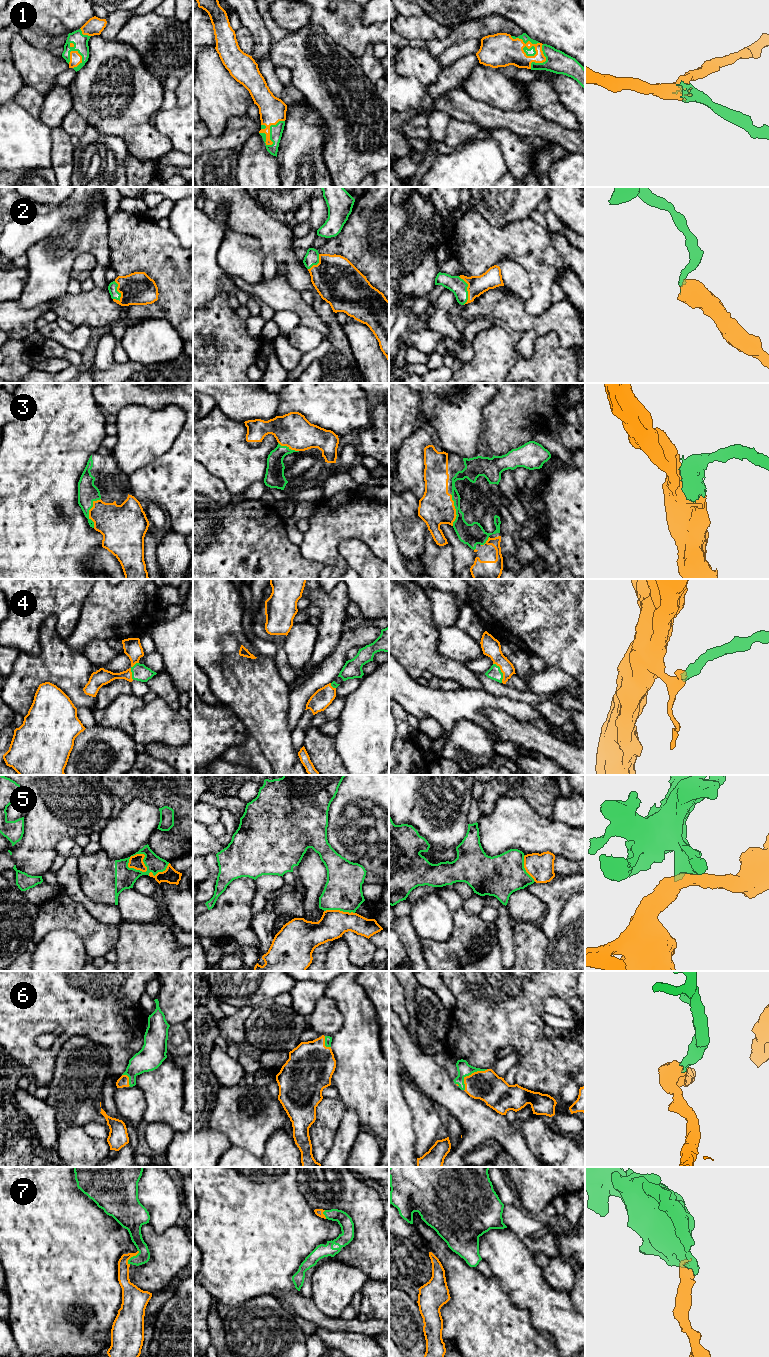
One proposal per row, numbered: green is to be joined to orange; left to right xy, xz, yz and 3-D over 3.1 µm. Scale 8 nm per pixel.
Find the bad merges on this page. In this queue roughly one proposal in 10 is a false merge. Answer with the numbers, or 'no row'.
5

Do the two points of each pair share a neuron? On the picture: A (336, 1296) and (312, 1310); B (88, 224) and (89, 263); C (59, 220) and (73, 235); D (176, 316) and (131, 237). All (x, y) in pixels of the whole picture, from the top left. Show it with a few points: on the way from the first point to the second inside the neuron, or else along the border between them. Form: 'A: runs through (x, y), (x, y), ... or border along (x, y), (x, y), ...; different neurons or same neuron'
A: border along (311, 1298), (315, 1306), (324, 1315), (337, 1318); different neurons
B: border along (96, 256), (82, 251), (75, 258), (71, 267); different neurons
C: border along (85, 215), (67, 220), (44, 238); different neurons
D: runs through (169, 296), (162, 270), (149, 257); same neuron

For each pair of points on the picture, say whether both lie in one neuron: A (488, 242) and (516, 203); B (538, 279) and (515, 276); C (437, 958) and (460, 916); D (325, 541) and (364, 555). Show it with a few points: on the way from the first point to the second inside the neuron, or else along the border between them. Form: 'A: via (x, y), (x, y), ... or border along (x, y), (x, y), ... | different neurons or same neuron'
A: border along (479, 213), (497, 226), (521, 220) | different neurons
B: border along (514, 260), (530, 282), (526, 300) | different neurons
C: via (448, 949), (460, 937), (460, 927) | same neuron
D: border along (359, 539), (338, 545), (347, 567) | different neurons

